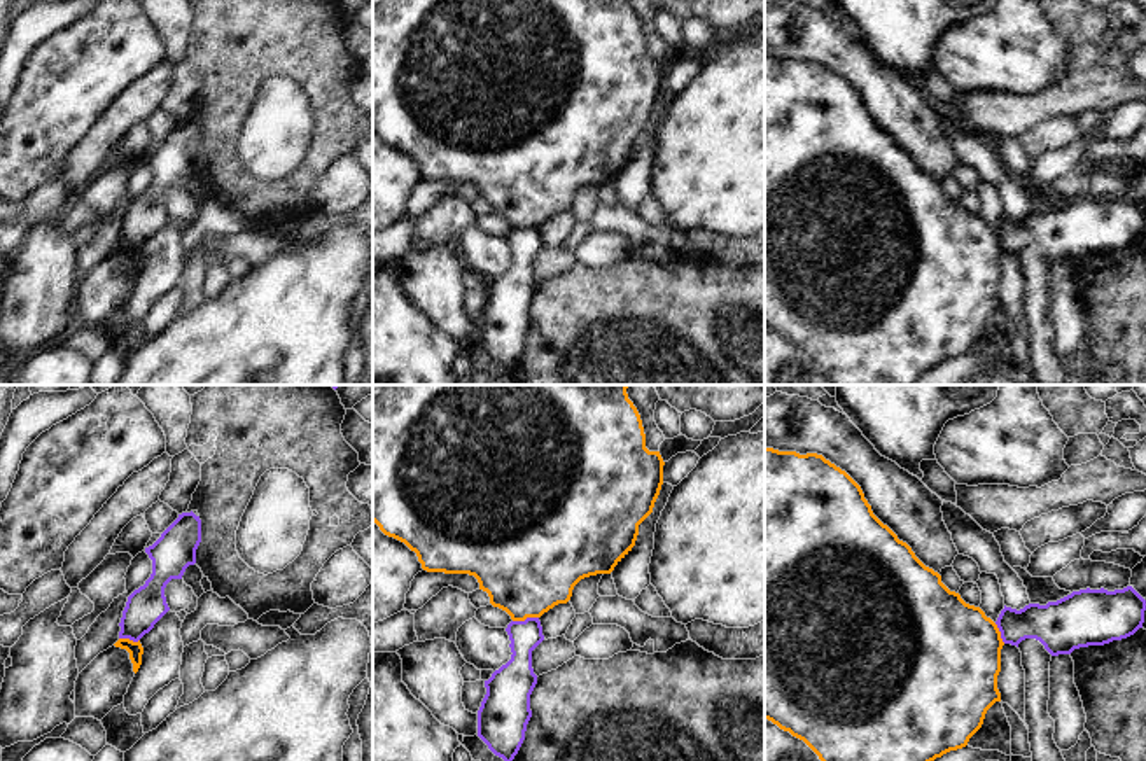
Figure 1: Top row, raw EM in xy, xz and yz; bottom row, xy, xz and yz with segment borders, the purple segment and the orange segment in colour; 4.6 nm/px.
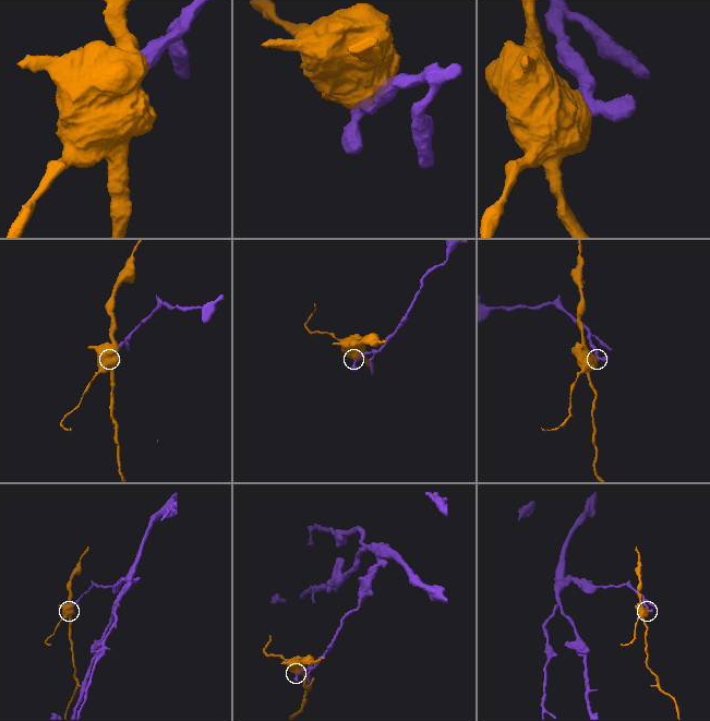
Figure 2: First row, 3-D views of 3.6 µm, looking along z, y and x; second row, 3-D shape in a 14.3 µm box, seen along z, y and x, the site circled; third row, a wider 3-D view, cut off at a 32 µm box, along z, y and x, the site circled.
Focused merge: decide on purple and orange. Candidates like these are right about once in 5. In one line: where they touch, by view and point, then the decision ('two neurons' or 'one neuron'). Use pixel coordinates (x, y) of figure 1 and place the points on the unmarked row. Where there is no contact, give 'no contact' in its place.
xz (527, 226) | two neurons

